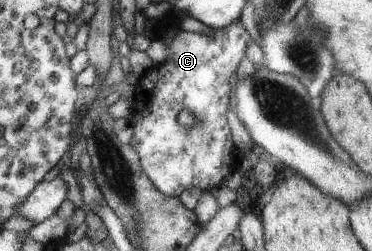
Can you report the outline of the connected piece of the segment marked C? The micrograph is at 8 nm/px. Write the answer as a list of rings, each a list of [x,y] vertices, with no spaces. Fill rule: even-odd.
[[[235,20],[229,26],[213,28],[211,33],[198,33],[179,30],[173,36],[166,36],[161,30],[158,39],[166,47],[165,61],[151,68],[143,77],[138,78],[134,87],[131,125],[133,135],[130,144],[138,151],[140,164],[147,177],[155,187],[166,196],[178,197],[189,187],[197,187],[202,192],[214,192],[221,187],[227,175],[240,167],[240,151],[235,149],[231,141],[231,131],[227,125],[229,111],[229,95],[231,95],[231,77],[237,71],[239,63],[246,58],[247,48],[252,39],[241,20]],[[183,110],[191,110],[196,117],[196,123],[190,128],[179,123],[178,115]]]

